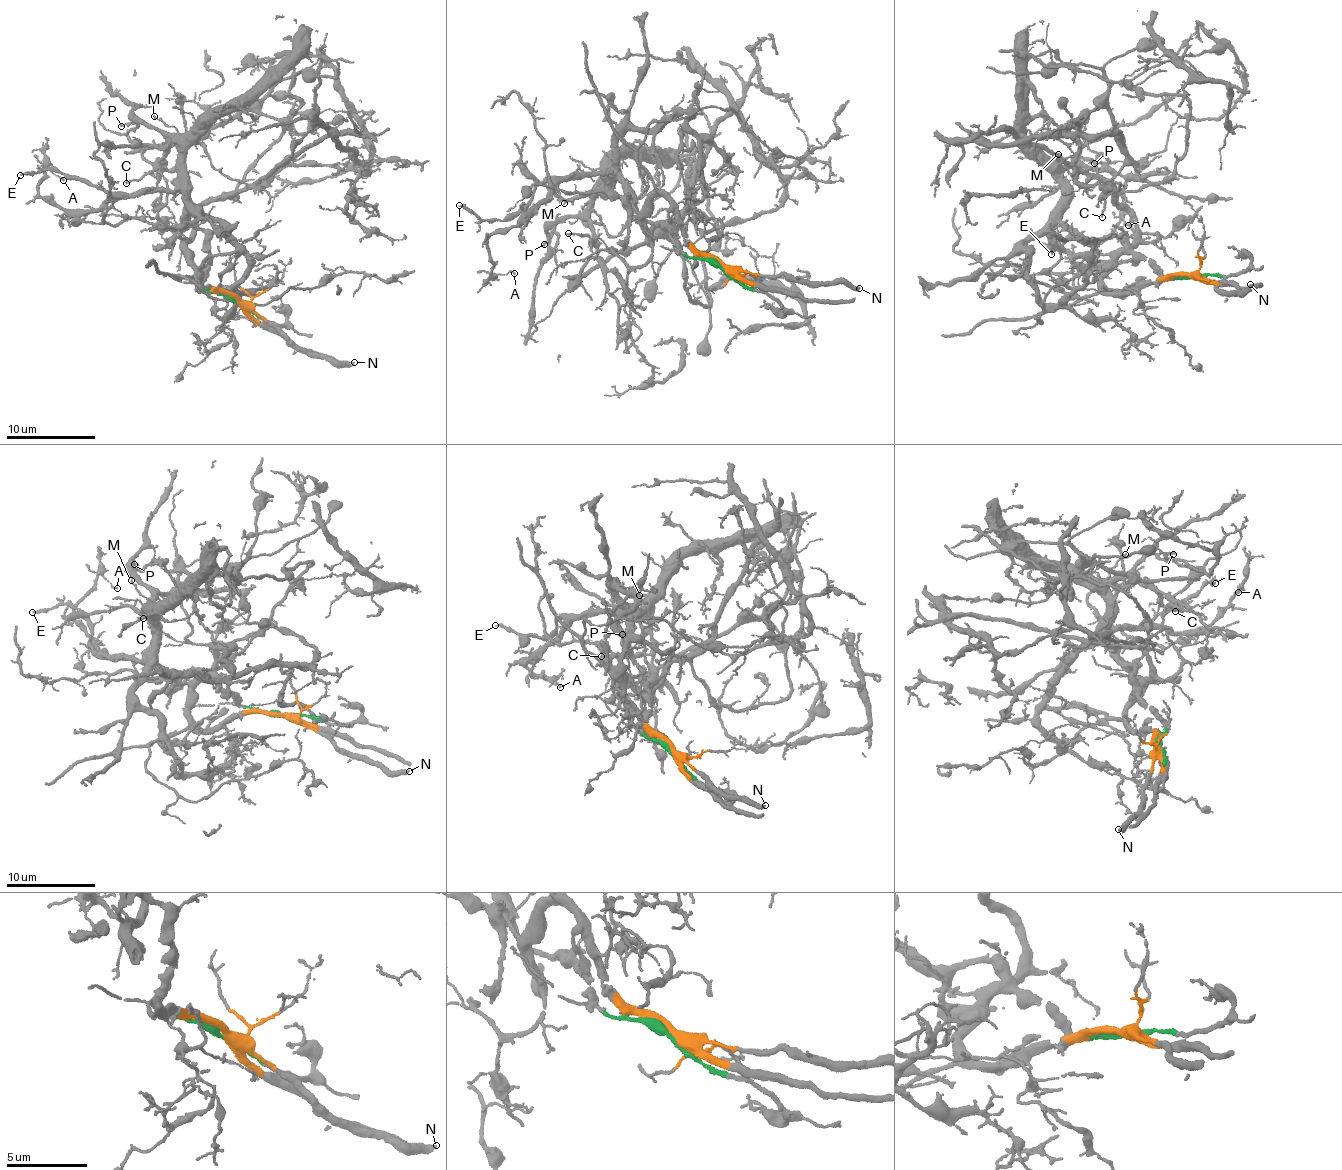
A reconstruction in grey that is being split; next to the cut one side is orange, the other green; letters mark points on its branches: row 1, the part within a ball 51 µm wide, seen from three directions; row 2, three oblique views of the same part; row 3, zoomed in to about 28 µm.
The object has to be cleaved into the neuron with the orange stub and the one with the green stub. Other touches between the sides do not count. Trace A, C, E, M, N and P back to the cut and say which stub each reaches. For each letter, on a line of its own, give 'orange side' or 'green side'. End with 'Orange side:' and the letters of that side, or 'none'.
A: green side
C: green side
E: green side
M: green side
N: orange side
P: green side
Orange side: N

